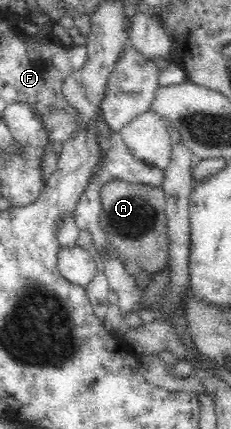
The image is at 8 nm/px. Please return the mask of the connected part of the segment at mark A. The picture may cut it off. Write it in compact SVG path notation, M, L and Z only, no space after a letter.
M113 180L105 183L100 189L100 223L106 233L108 243L117 251L128 274L136 279L139 288L144 289L145 282L155 276L161 269L168 266L169 261L169 234L167 234L168 219L165 217L166 199L160 186L131 183L128 181Z

